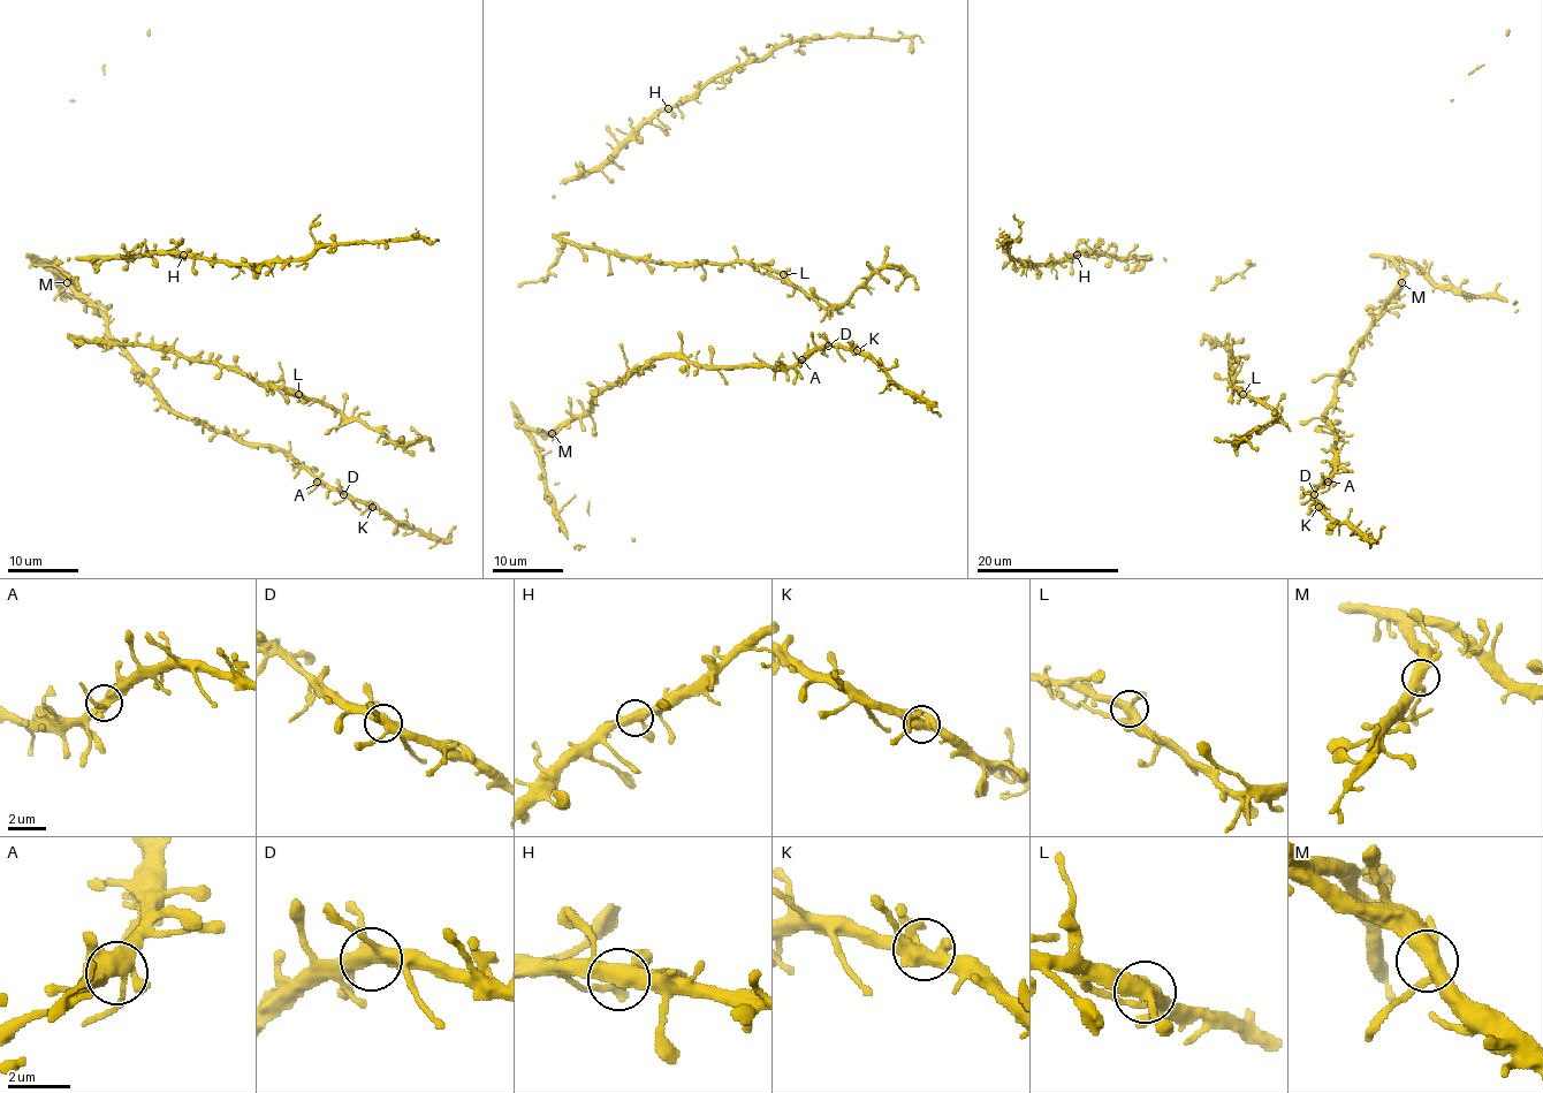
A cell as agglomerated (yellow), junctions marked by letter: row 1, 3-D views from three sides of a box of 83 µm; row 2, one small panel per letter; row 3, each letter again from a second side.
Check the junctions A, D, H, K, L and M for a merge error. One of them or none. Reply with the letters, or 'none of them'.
none of them

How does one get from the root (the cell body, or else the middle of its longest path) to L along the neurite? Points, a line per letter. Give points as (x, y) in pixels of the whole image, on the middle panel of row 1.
L: (804, 294), (784, 274)

